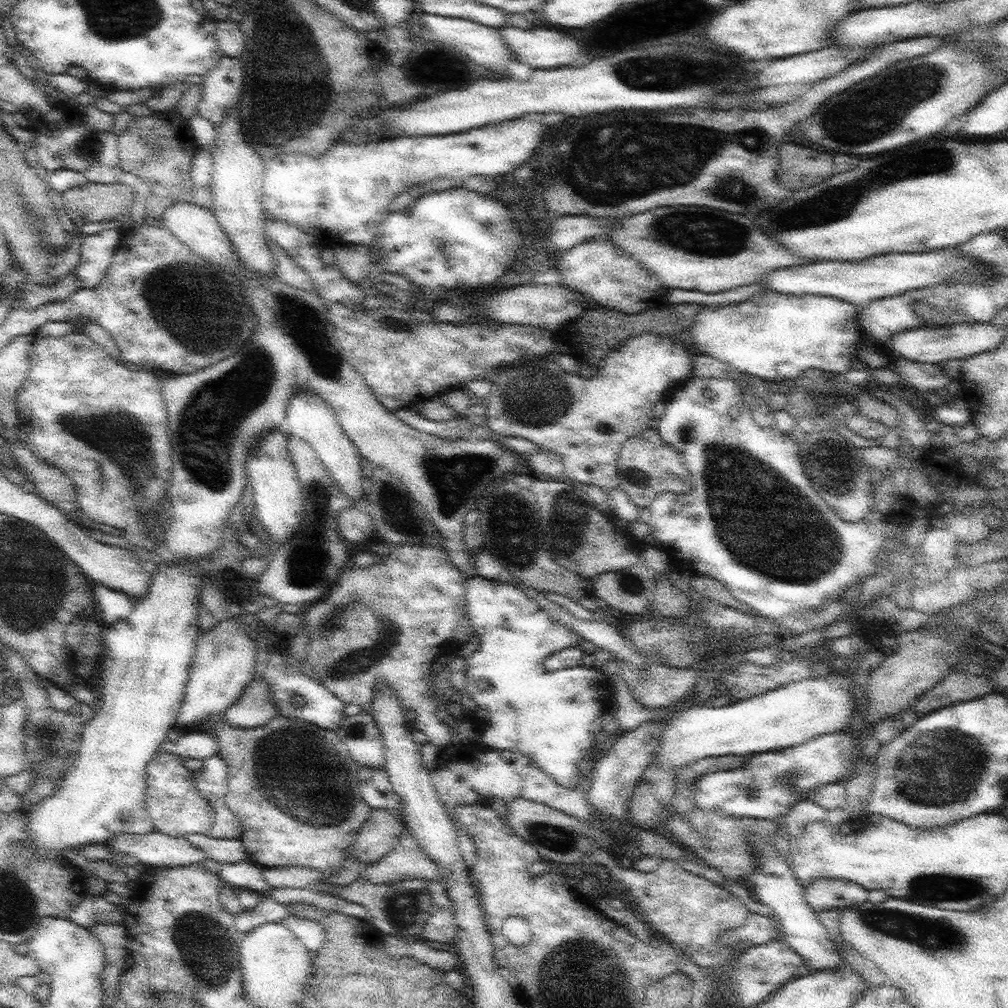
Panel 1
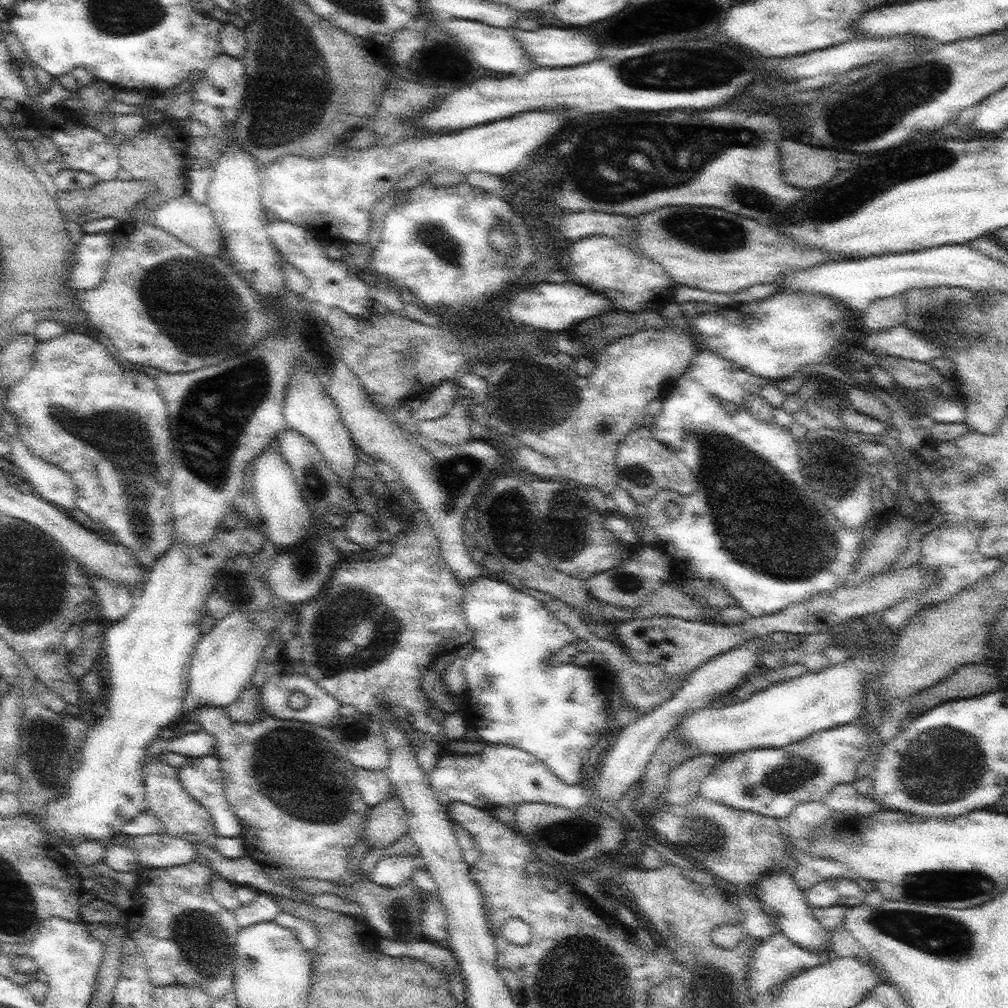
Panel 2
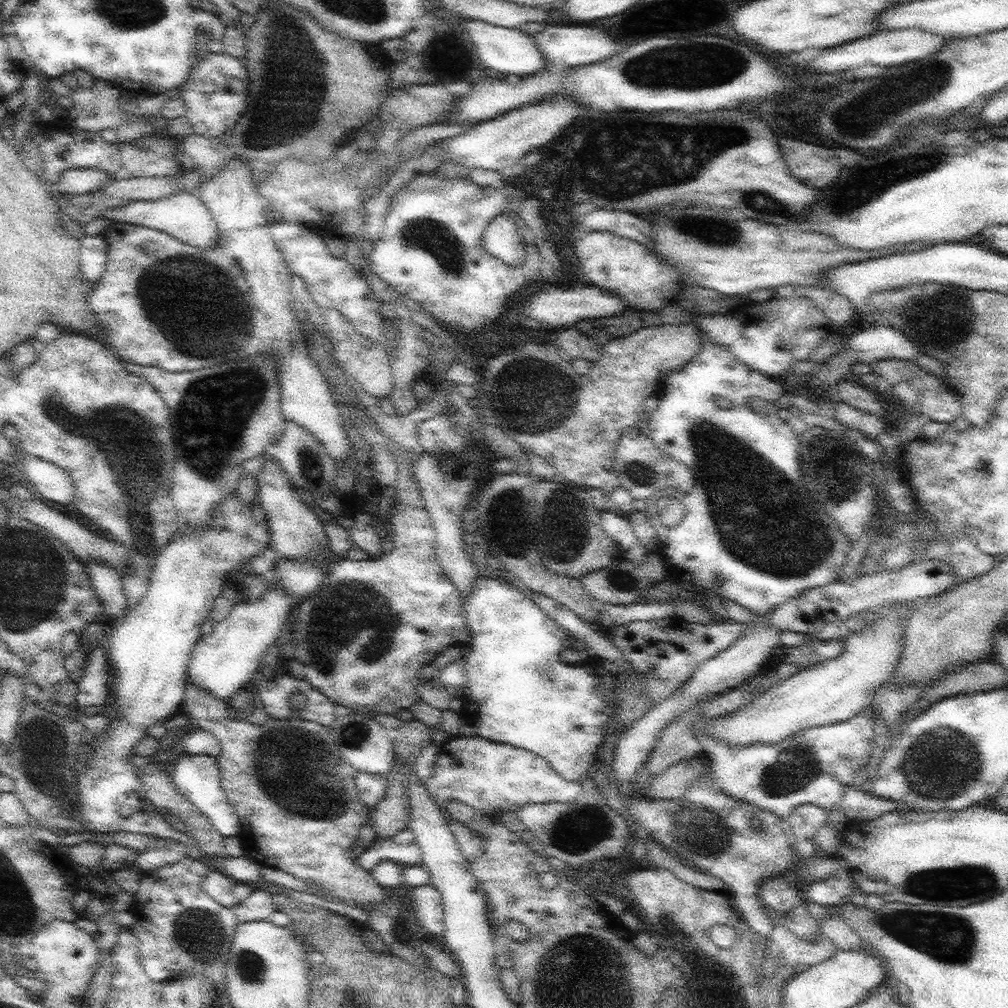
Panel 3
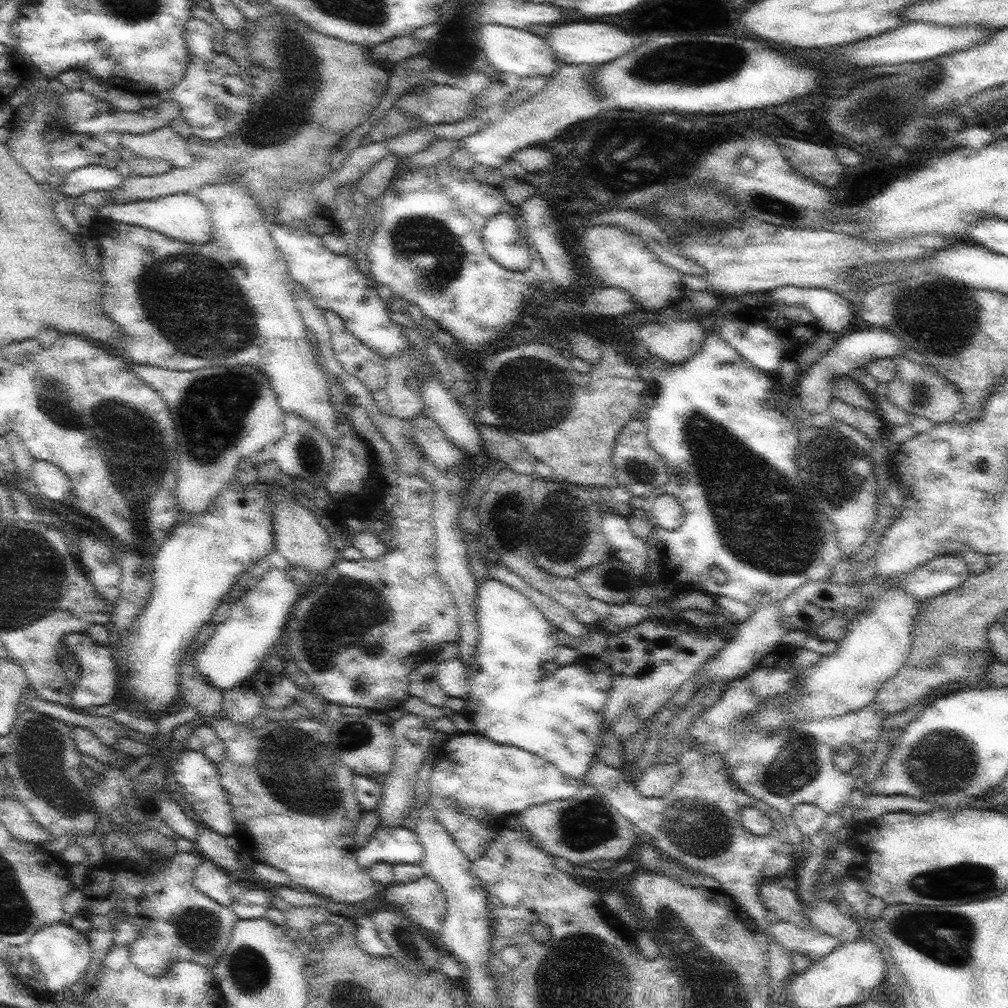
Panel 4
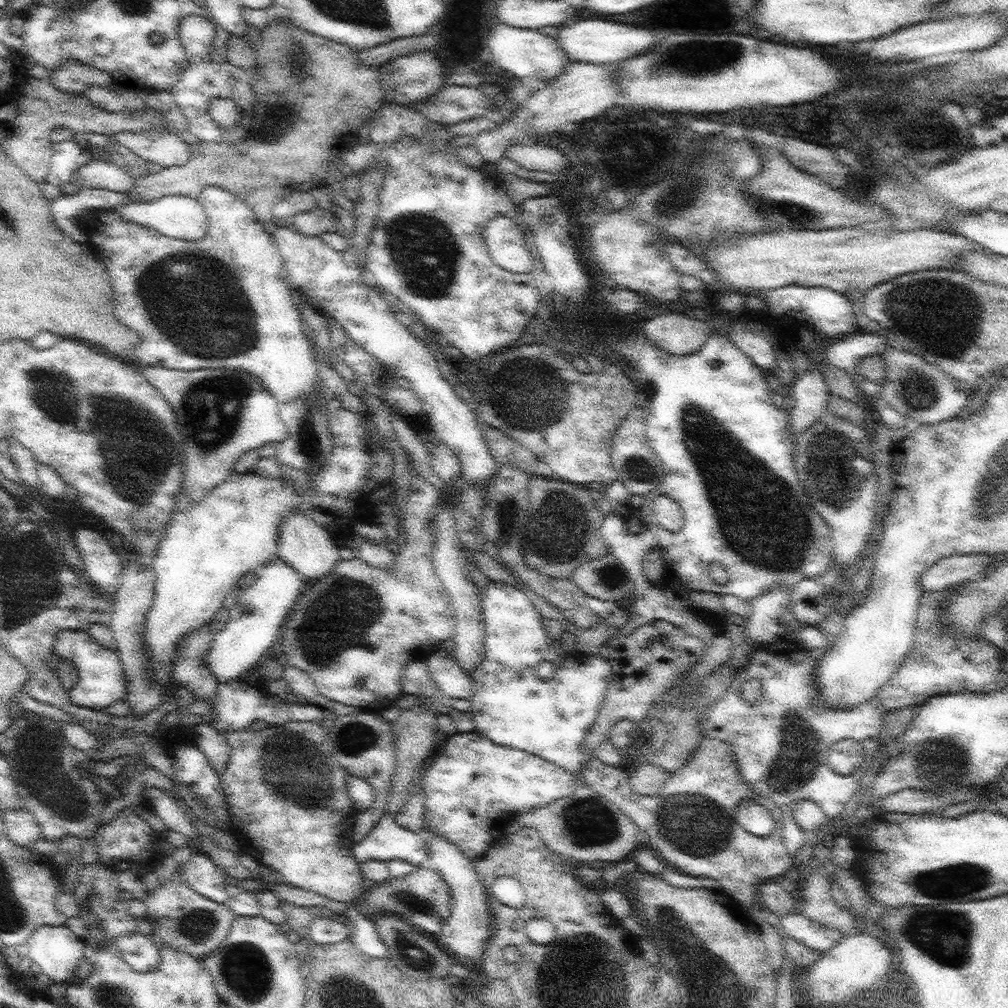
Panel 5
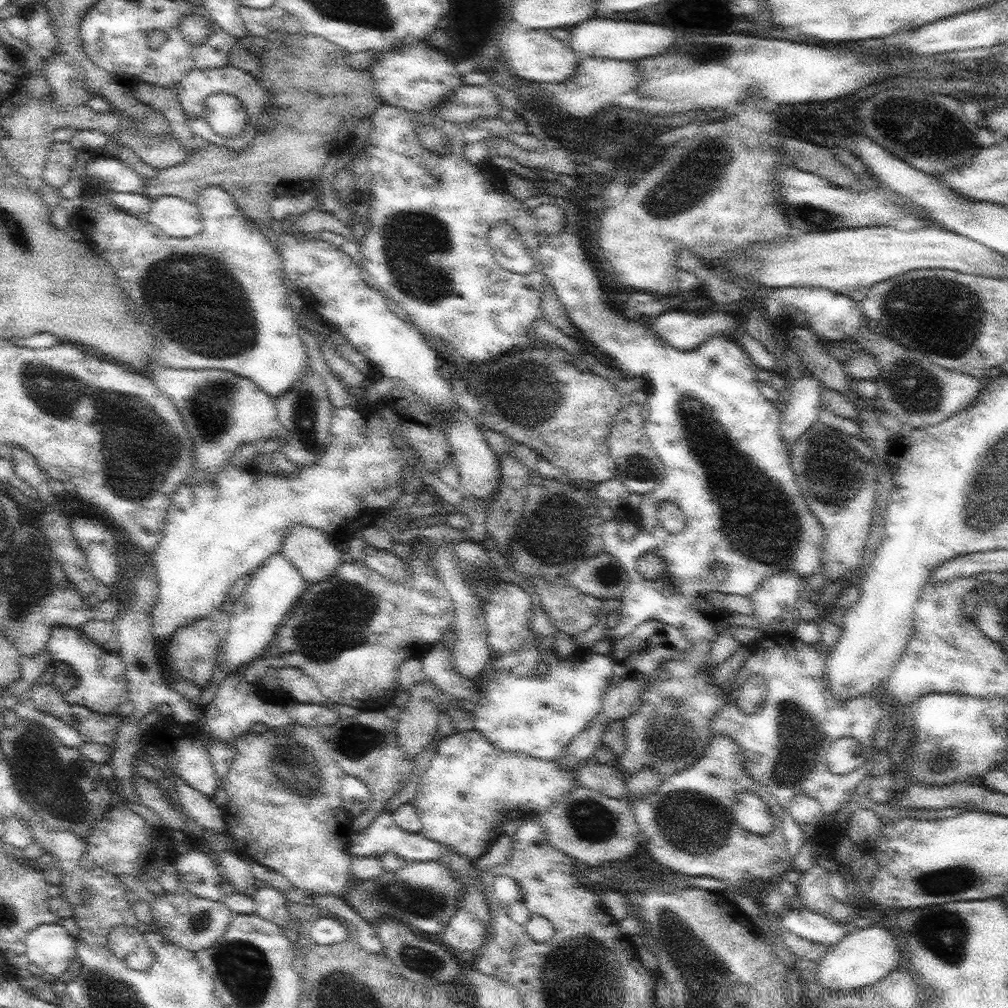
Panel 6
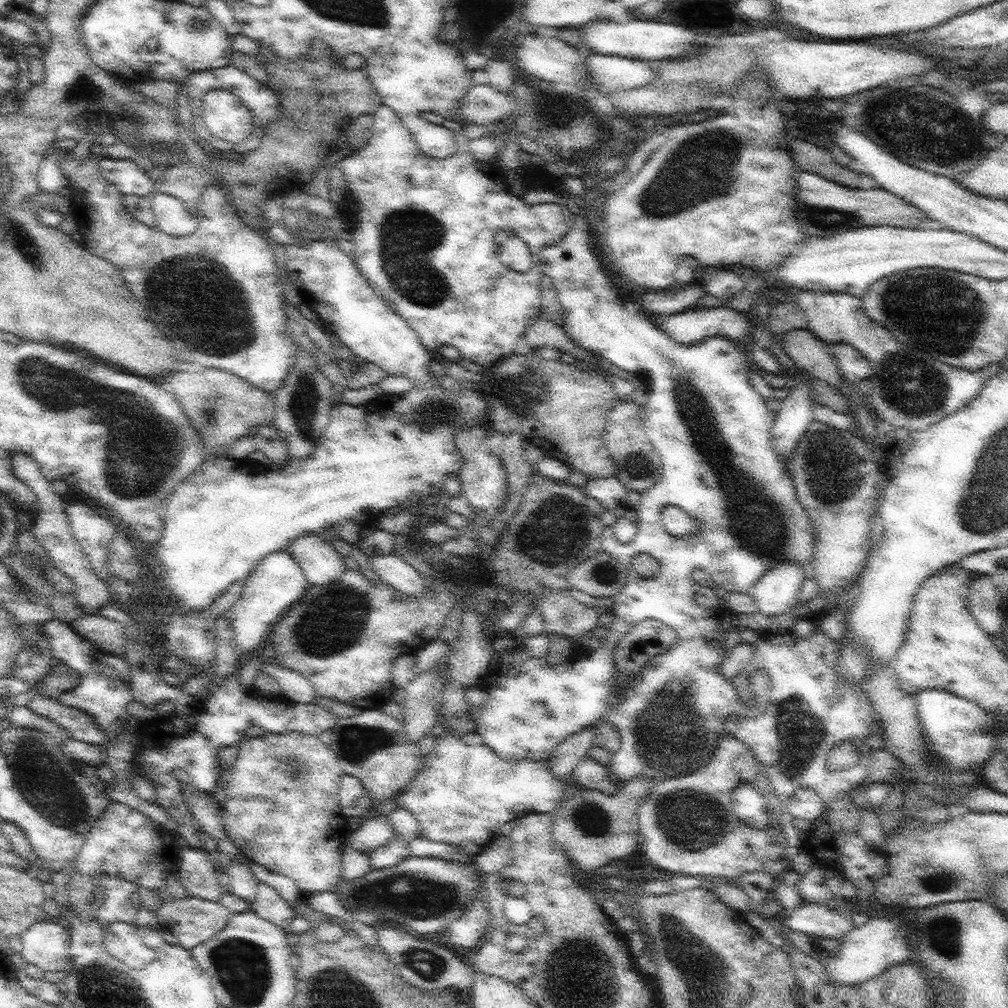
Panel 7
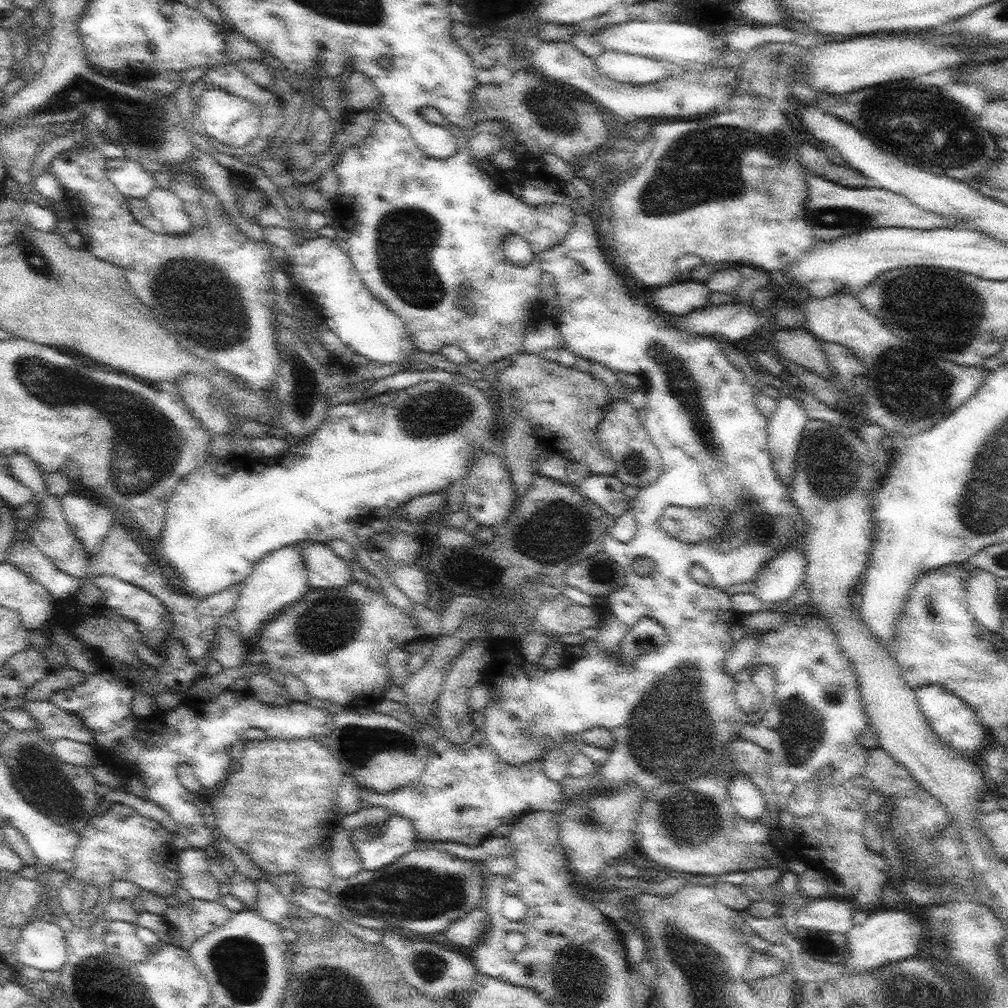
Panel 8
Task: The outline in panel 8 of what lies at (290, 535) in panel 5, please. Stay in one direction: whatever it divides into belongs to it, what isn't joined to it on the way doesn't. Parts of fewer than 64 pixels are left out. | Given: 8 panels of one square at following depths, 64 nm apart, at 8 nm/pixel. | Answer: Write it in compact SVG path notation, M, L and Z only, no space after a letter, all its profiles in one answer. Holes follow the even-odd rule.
M304 540L298 544L303 548L309 588L342 588L355 580L349 563L328 544L314 540Z

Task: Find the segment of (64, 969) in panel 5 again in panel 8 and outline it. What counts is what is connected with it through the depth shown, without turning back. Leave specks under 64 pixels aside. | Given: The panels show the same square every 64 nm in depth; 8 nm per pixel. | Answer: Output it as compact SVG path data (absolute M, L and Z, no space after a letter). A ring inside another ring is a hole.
M40 916L36 917L19 935L15 956L20 964L43 972L62 971L68 959L68 943L58 922L44 922Z

